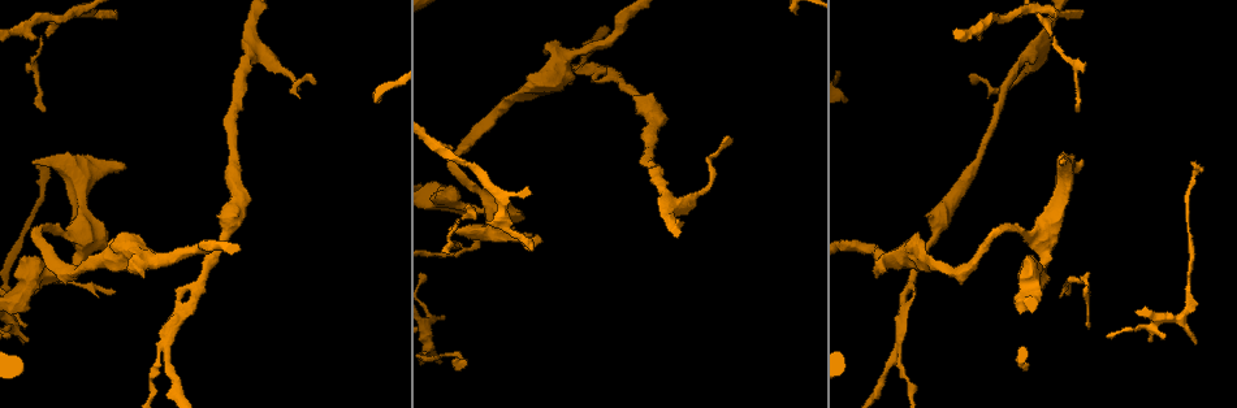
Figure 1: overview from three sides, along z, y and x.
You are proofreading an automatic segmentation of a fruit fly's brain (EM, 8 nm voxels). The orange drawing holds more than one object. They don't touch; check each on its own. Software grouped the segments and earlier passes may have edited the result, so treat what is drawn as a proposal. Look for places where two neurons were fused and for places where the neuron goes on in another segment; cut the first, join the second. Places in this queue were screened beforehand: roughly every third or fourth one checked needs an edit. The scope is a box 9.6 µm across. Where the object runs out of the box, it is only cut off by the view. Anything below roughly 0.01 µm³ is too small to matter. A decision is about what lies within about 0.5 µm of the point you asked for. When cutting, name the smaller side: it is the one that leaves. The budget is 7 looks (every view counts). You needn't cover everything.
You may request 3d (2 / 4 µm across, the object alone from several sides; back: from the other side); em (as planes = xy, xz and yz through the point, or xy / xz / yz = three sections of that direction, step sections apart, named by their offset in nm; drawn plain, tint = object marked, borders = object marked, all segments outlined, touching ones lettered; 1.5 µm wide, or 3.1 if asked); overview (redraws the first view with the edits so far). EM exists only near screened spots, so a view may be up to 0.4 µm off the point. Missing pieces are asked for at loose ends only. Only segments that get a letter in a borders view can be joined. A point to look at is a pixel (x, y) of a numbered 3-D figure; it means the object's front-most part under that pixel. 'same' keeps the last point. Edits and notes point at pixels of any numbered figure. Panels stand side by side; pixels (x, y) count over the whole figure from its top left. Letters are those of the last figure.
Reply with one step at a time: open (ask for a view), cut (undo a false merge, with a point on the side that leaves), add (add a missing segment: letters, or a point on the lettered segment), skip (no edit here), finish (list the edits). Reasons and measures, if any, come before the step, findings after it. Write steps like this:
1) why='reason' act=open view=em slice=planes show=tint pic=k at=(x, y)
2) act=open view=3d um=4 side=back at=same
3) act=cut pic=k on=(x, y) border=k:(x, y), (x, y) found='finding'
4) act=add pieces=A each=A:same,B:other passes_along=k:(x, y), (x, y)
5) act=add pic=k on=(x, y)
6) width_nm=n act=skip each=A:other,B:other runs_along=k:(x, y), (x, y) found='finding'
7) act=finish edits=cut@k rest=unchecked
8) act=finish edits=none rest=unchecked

why='branch stops here' act=open view=3d um=4 pic=1 at=(35, 161)

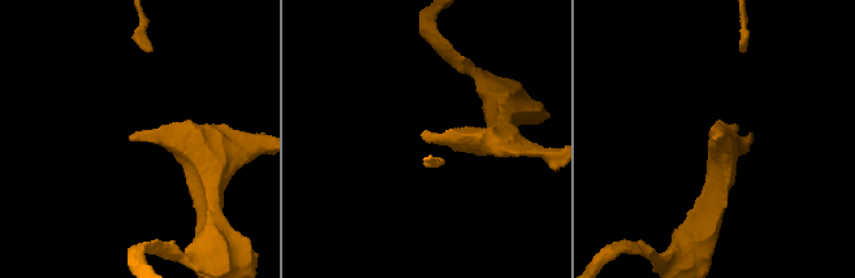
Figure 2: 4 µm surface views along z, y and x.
act=open view=em slice=planes show=borders pic=2 at=(130, 138)

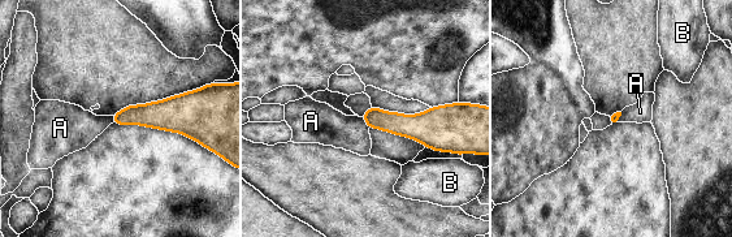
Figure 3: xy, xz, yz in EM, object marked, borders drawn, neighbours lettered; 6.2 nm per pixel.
act=skip each=A:other,B:other border=3:(362, 117), (369, 126) found='none of them fits'

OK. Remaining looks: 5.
act=open view=em slice=planes show=tint pic=1 at=(532, 233)

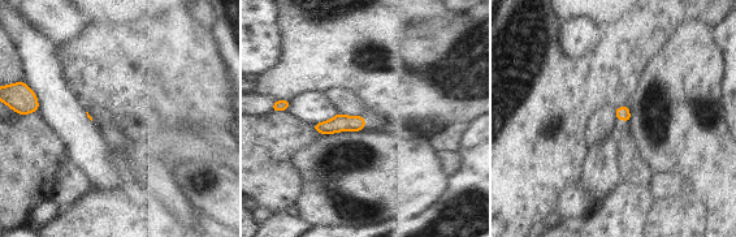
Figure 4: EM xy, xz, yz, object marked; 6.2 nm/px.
act=open view=em slice=planes show=borders at=same

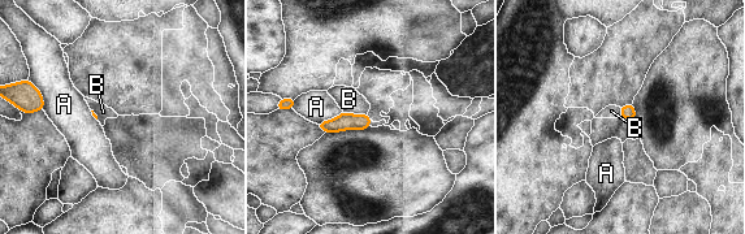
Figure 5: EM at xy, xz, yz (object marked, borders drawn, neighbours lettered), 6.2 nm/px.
act=skip each=A:other,B:other border=5:(343, 111), (367, 115) found='none of them fits'

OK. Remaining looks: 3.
why='tapers out' act=open view=em slice=xz step=8 show=tint pic=1 at=(23, 326)

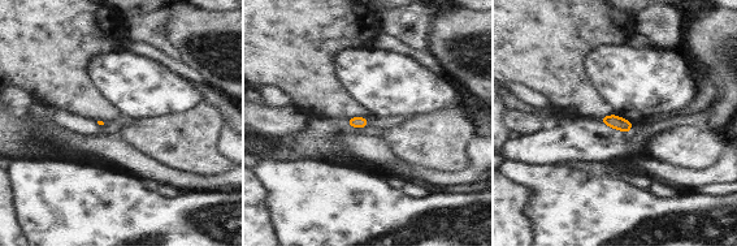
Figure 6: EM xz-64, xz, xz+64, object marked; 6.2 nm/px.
act=open view=em slice=xz step=8 show=borders at=same

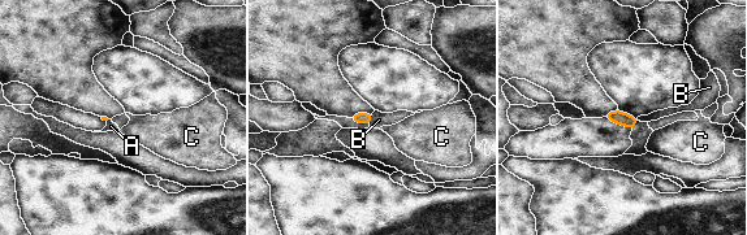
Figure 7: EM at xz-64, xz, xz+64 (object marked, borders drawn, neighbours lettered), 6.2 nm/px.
act=skip each=A:other,B:other,C:other border=7:(372, 114), (370, 125) found='none of them fits'

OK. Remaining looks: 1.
act=finish edits=none rest=unchecked

